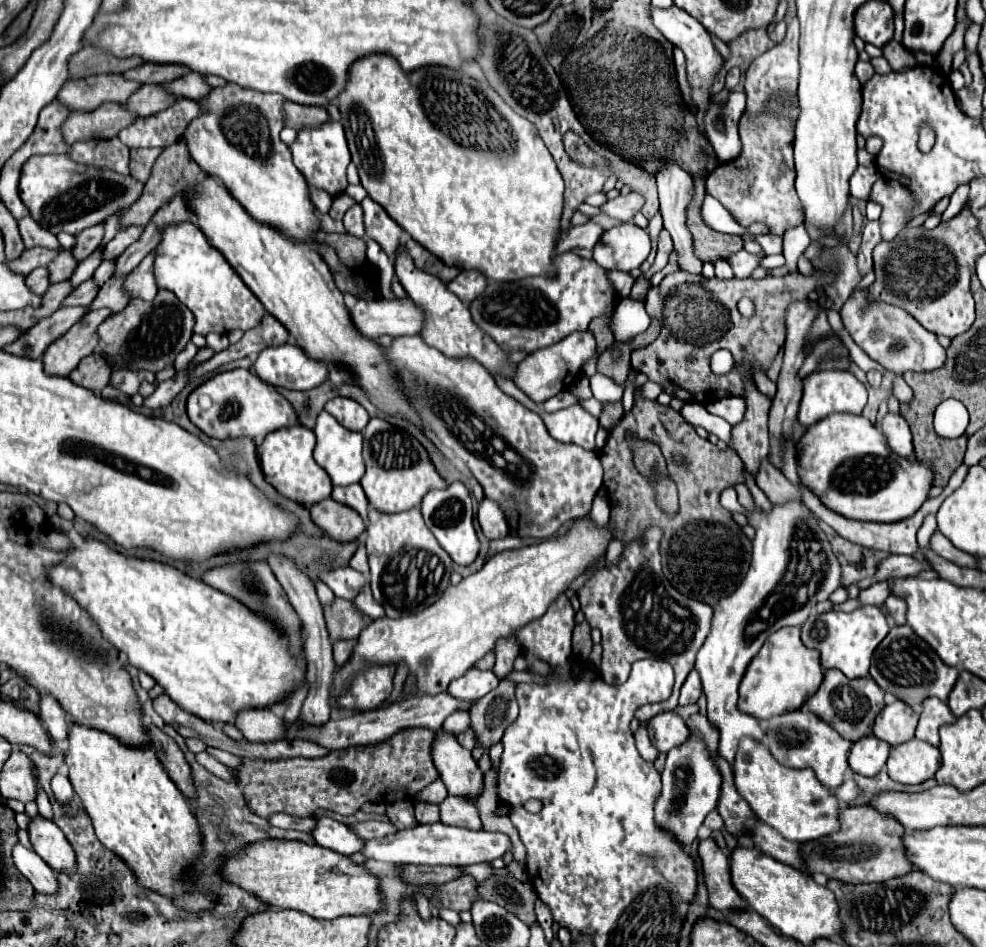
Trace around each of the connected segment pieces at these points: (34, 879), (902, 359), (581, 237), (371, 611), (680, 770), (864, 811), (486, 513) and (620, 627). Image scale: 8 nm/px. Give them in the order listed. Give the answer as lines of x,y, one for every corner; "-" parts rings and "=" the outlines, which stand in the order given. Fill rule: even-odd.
21,843
13,849
13,859
21,875
33,885
33,889
41,895
55,895
57,893
57,875
55,871
35,853
25,849
=
855,291
851,299
839,311
843,327
849,331
853,341
879,365
895,375
907,371
929,373
945,365
945,347
939,345
937,335
919,325
905,309
897,309
887,303
867,303
865,291
=
587,221
585,225
571,227
569,233
559,239
555,253
559,255
559,253
565,253
565,251
569,251
573,247
593,249
595,243
601,239
601,235
603,235
603,227
599,223
593,223
593,221
=
367,585
365,589
361,589
361,593
353,599
353,603
357,605
357,609
359,609
359,611
363,611
365,615
371,615
373,619
377,619
377,617
385,615
383,607
381,607
379,603
375,603
375,599
373,599
373,595
371,595
369,585
=
701,713
691,715
687,725
691,729
691,737
685,747
677,747
677,751
667,753
663,791
655,803
657,825
671,831
685,849
689,849
689,845
697,839
697,831
707,813
717,807
717,795
721,791
721,775
717,775
717,767
713,767
713,755
717,755
717,729
711,727
707,717
-
697,735
701,735
703,741
699,741
=
869,805
845,807
841,811
841,831
813,843
803,843
801,853
809,861
813,875
825,875
827,879
839,879
843,883
881,883
903,877
913,869
907,859
903,835
905,827
891,815
873,811
=
491,499
481,501
477,519
479,519
481,531
487,539
503,539
509,535
509,527
505,523
501,507
497,507
497,503
493,503
=
657,527
649,529
643,537
643,541
635,541
631,545
625,547
625,553
619,561
619,565
615,567
599,567
597,571
593,571
591,579
577,591
579,593
579,603
581,603
581,611
585,613
585,621
593,627
601,631
601,647
603,647
603,663
601,663
601,677
605,683
623,683
629,677
629,667
643,657
655,657
655,659
665,659
673,665
675,669
675,689
673,695
661,703
647,704
635,712
635,717
639,721
649,721
651,717
665,713
665,711
673,711
677,707
677,699
679,699
679,689
685,681
685,677
689,675
689,671
695,665
695,655
699,651
699,647
705,643
707,635
709,635
709,627
711,627
711,617
713,617
713,609
705,603
697,603
695,599
683,597
677,589
671,587
671,583
665,579
663,571
661,571
661,555
659,555
659,541
661,541
661,533
657,531

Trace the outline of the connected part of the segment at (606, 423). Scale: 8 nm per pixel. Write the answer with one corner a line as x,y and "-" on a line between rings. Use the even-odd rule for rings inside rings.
621,402
614,404
605,404
604,410
599,418
599,424
601,427
608,431
623,417
623,406

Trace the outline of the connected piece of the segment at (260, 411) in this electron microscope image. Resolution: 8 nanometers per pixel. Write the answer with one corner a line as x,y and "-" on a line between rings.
233,369
233,371
223,371
217,373
215,377
211,377
209,381
201,383
197,389
191,391
191,395
187,397
187,415
191,419
193,425
197,425
205,435
215,437
215,439
235,439
235,437
251,437
257,443
263,441
265,435
281,429
281,427
289,427
289,425
297,425
297,415
293,411
293,407
289,405
289,401
279,395
273,387
269,387
267,383
261,383
261,379
255,377
253,371
249,369

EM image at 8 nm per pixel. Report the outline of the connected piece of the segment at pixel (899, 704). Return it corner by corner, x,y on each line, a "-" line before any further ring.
895,701
885,705
885,709
877,715
873,735
891,747
897,747
915,737
919,715
903,701

